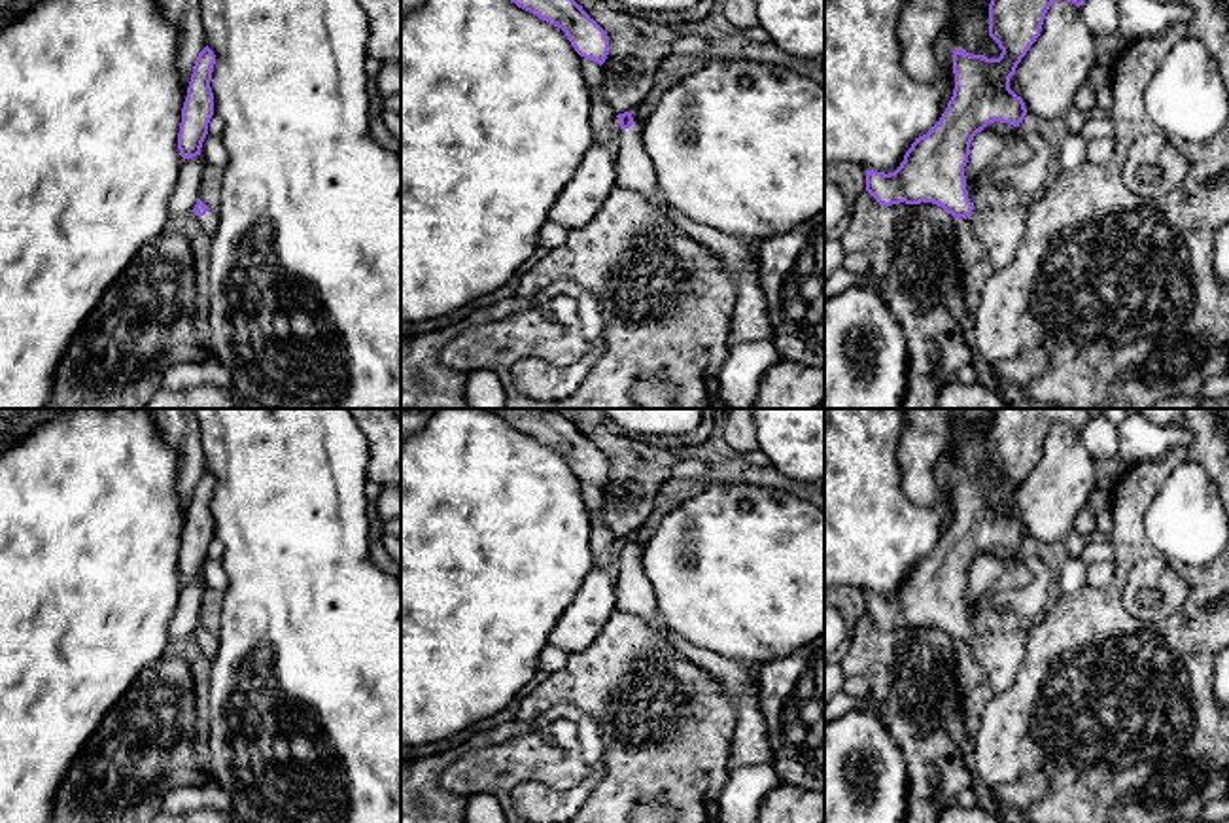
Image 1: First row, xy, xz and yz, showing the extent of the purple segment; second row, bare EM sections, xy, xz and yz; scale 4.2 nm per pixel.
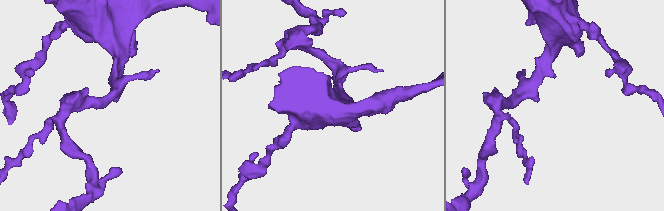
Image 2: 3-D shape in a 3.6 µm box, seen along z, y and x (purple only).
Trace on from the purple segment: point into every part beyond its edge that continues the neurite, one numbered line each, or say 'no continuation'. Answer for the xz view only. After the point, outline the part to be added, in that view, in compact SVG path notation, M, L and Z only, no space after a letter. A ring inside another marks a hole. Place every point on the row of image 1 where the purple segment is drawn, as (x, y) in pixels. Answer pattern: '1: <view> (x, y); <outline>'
1: xz (634, 169); M641 123L620 129L614 148L614 180L624 189L643 193L666 218L705 246L728 269L737 288L737 303L728 329L728 342L762 342L773 337L766 293L758 276L758 240L715 231L671 208L656 187L656 172L641 142Z

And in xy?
1: xy (208, 222); M208 210L204 216L197 216L200 227L214 236L216 229L217 229L217 212L216 210Z

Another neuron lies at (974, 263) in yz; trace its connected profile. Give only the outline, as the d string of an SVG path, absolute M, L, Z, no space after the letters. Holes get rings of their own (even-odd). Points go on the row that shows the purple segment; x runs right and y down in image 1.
M964 218L955 219L955 238L957 263L964 288L964 314L966 324L972 327L981 301L981 291L987 278L995 272L995 265L991 263L985 246L979 242L978 235Z

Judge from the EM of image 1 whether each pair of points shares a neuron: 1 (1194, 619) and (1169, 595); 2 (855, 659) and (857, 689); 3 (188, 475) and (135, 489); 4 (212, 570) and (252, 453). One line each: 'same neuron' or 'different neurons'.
1: different neurons
2: different neurons
3: different neurons
4: different neurons

